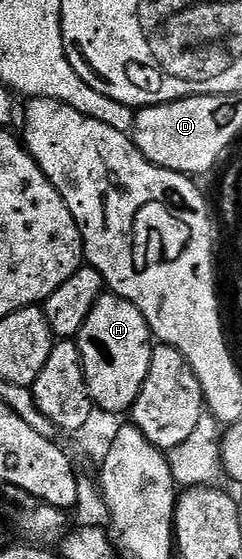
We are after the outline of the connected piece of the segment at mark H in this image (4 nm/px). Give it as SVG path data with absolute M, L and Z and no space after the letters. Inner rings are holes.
M104 293L89 312L77 341L92 403L111 414L130 411L145 384L153 349L153 335L143 313L129 300Z

